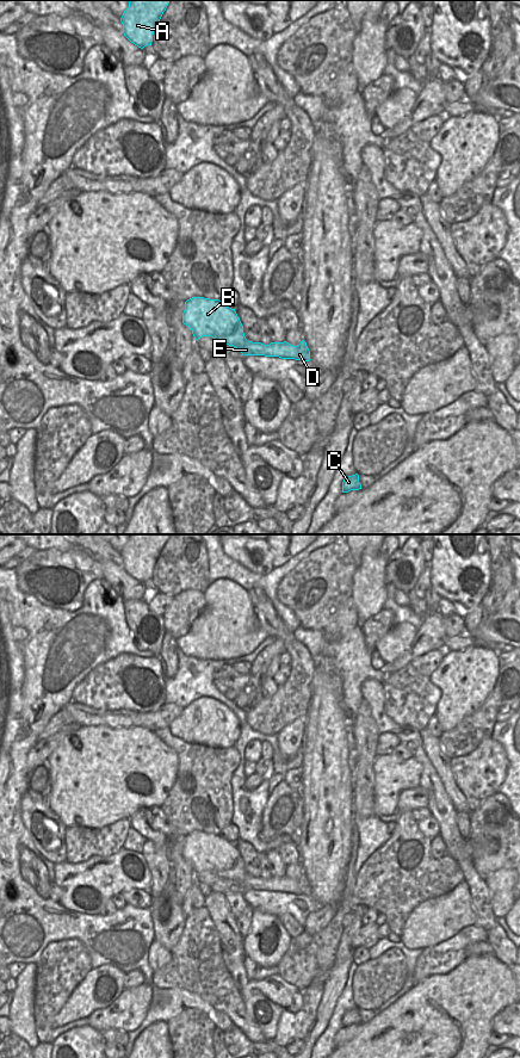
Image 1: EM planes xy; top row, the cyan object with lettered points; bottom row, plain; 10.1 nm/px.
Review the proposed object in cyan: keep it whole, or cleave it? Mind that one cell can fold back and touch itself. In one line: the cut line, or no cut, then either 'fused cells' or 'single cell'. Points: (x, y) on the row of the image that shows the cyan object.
no cut | single cell

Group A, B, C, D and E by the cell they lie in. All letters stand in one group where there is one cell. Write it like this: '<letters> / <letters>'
A B C D E

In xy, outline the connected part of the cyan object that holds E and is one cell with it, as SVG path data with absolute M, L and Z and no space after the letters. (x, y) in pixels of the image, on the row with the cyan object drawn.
M204 297L187 299L182 313L182 323L191 328L194 340L211 336L219 342L236 347L243 355L311 360L304 340L297 346L286 341L271 342L270 345L248 341L235 309L224 305L219 299Z

